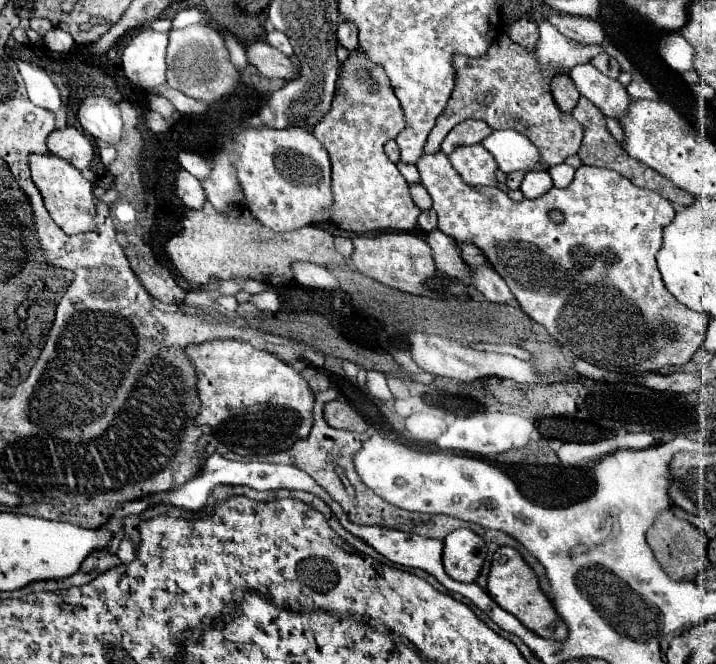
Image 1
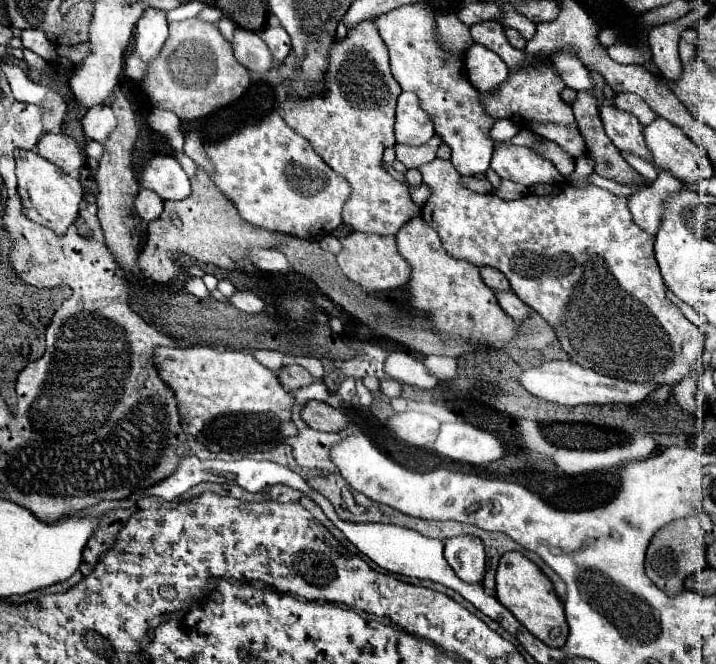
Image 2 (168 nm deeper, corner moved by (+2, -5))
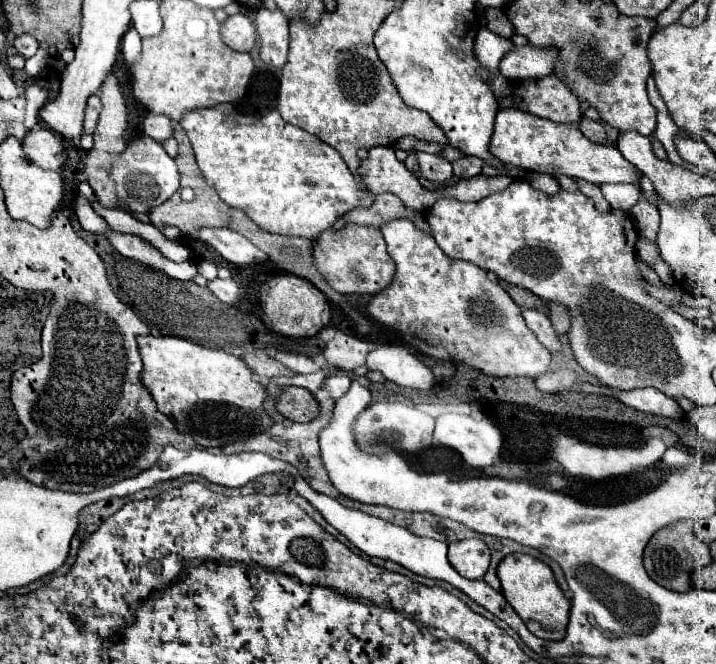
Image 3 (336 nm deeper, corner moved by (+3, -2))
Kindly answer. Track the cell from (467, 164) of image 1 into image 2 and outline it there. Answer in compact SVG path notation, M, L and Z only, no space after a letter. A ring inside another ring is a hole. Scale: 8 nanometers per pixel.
M419 1L413 5L401 5L375 19L375 27L385 41L391 57L391 73L403 91L417 93L423 109L433 117L437 135L451 147L451 163L463 177L485 175L489 169L495 143L489 139L489 125L495 123L479 101L477 89L469 83L465 63L449 53L437 49L433 37L435 19L433 9Z

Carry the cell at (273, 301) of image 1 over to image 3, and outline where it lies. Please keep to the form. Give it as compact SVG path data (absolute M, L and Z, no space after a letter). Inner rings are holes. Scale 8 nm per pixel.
M214 278L206 284L206 288L224 304L234 304L238 298L240 298L240 288L234 280L220 280L220 278Z

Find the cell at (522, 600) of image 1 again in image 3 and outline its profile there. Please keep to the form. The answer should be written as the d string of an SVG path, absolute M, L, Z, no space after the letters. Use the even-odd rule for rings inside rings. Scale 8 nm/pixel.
M510 554L498 566L498 578L502 582L502 594L514 612L526 622L528 630L542 640L562 640L566 636L570 600L564 596L554 580L548 564L528 554Z

